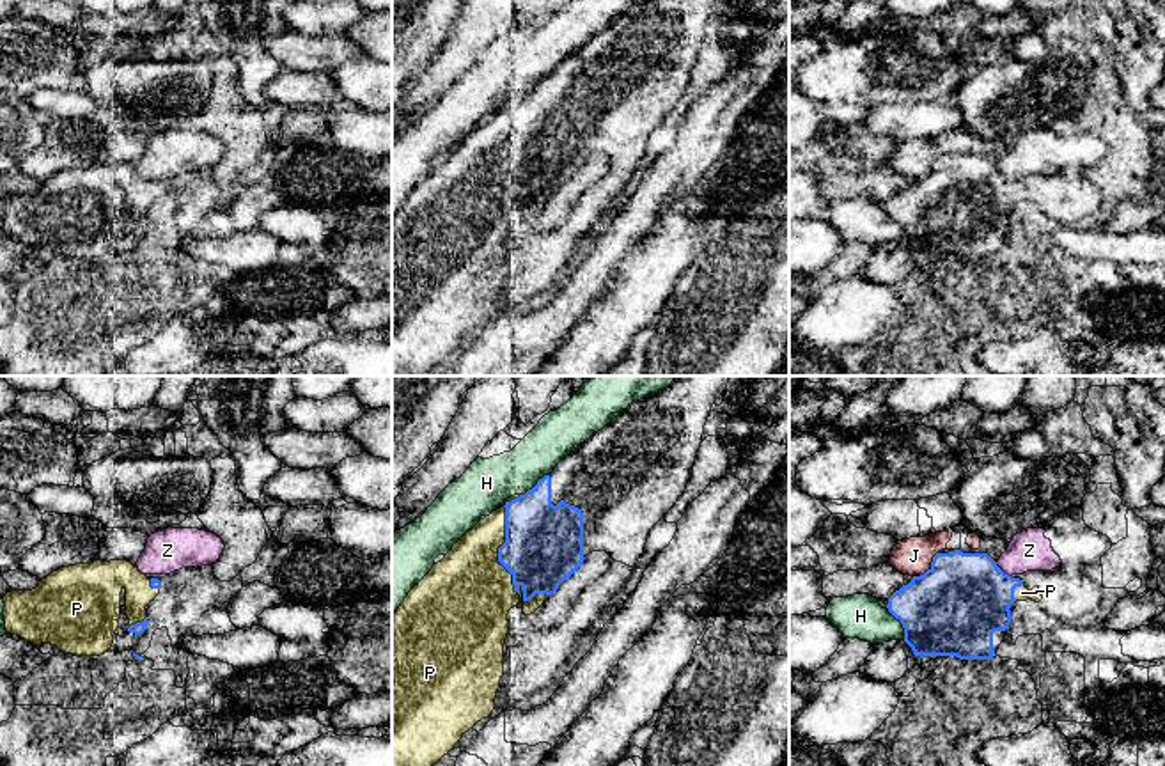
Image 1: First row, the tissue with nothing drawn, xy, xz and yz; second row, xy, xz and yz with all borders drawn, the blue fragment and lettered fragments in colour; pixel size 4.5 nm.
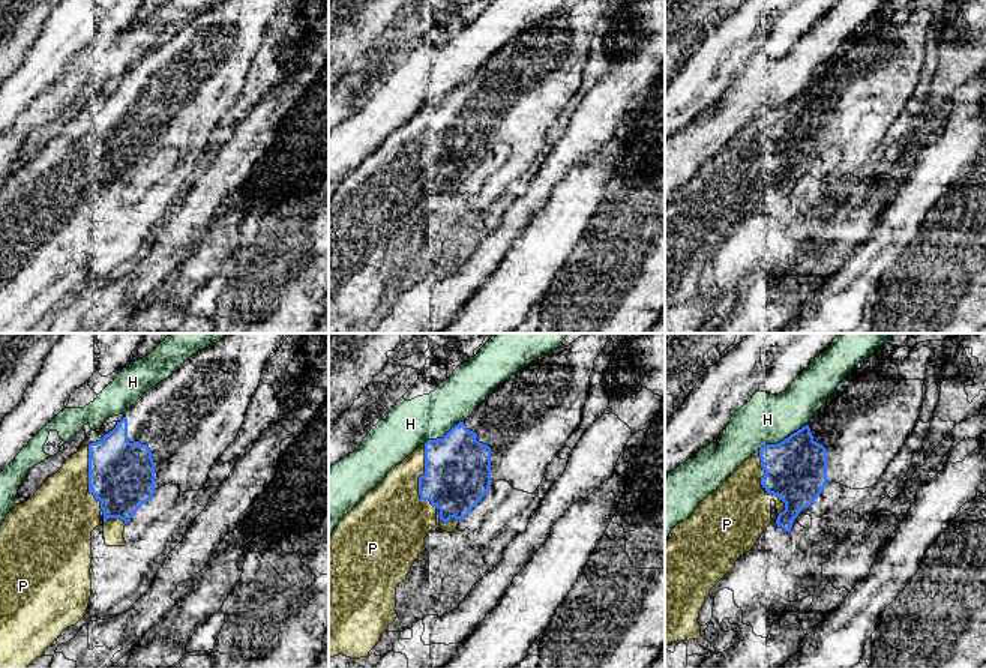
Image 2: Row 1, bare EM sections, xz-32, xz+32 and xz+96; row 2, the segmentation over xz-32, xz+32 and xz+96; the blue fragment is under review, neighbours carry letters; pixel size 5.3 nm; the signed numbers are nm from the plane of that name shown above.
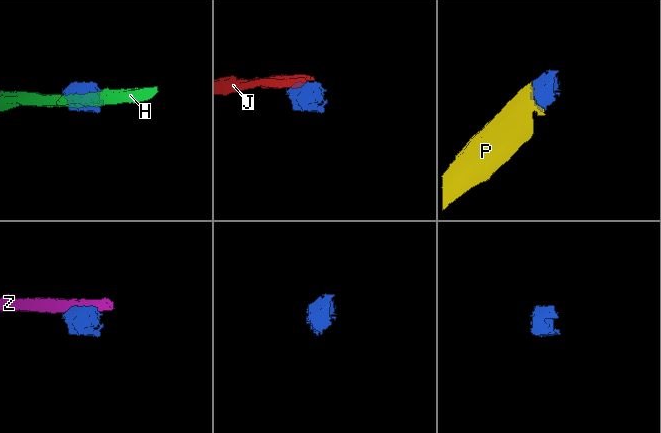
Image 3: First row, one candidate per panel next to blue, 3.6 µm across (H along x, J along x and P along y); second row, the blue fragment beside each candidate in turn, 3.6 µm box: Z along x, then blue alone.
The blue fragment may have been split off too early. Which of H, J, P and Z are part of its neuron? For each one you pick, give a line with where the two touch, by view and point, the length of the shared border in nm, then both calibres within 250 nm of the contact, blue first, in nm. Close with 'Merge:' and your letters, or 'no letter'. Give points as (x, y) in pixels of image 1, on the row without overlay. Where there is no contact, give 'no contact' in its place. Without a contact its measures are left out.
P: meets blue in xz at (499, 153); contact 420 nm long; 360 nm thick on the blue side, 400 nm on the other
Merge: P

